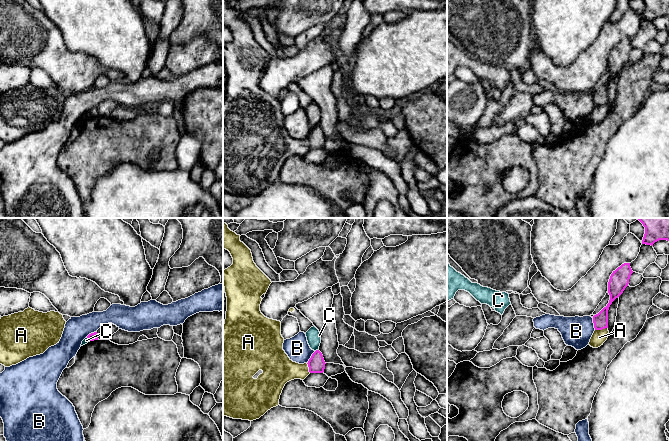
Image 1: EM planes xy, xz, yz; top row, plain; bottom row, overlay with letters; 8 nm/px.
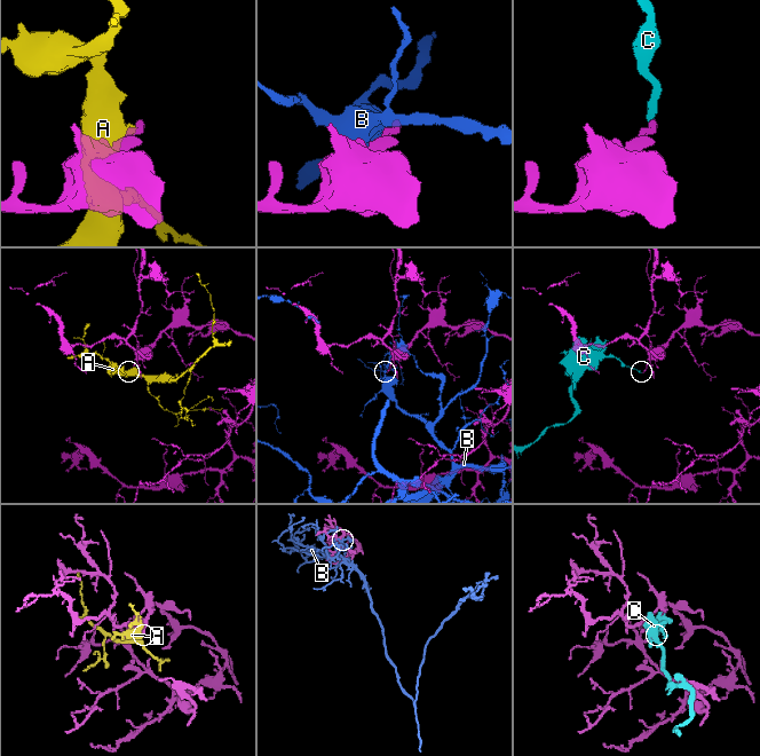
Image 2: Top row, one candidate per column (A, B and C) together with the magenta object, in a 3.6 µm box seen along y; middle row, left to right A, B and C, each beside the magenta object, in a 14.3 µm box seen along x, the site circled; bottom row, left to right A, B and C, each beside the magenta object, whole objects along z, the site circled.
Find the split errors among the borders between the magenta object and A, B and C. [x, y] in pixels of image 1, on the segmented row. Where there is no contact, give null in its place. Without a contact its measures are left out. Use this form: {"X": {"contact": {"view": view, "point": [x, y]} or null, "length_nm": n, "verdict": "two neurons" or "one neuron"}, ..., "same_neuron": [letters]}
{"A": {"contact": {"view": "yz", "point": [601, 329]}, "length_nm": 110, "verdict": "two neurons"}, "B": {"contact": {"view": "xz", "point": [311, 357]}, "length_nm": 120, "verdict": "two neurons"}, "C": {"contact": {"view": "xz", "point": [316, 350]}, "length_nm": 30, "verdict": "two neurons"}, "same_neuron": []}

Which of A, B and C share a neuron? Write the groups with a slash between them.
A / B / C

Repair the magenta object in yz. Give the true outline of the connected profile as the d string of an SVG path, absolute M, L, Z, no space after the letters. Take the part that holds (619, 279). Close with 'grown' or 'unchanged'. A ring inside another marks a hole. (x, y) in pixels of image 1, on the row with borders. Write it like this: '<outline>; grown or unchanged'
M624 263L618 267L610 276L608 282L609 303L598 314L593 316L595 330L608 328L608 310L612 302L618 298L629 284L629 279L633 273L630 263Z; unchanged

